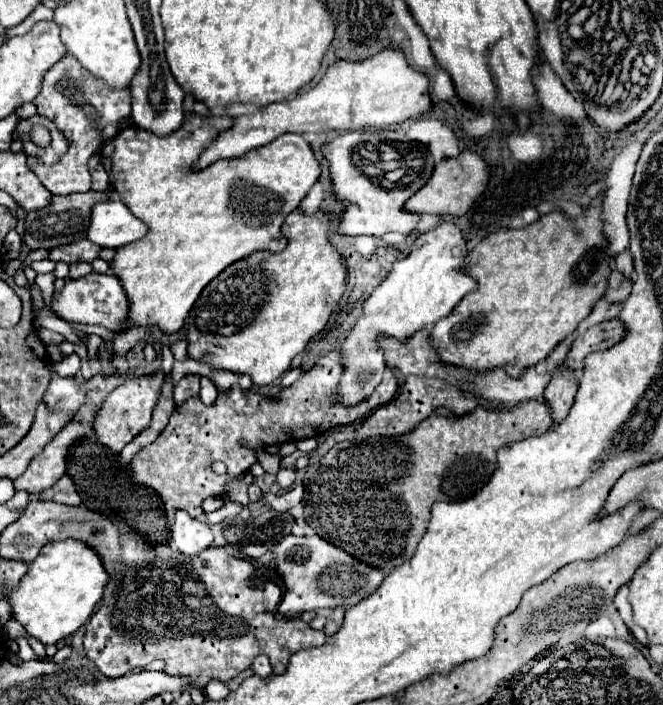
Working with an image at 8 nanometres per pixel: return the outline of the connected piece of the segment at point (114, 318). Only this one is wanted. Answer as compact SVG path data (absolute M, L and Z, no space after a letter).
M90 273L78 281L68 281L60 293L52 299L52 311L64 321L70 323L84 323L84 325L100 325L110 331L120 331L130 323L128 311L130 301L126 297L126 291L116 275L100 275Z

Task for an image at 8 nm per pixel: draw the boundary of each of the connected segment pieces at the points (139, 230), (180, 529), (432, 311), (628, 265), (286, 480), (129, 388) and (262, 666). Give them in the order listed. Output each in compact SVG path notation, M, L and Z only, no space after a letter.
M108 189L110 199L98 203L92 211L88 239L100 247L118 249L146 235L146 223L130 213L130 209L120 201L114 189Z
M178 511L176 523L170 533L170 541L178 547L180 553L194 557L212 545L212 531L206 523L192 519L184 511Z
M446 221L432 231L418 235L412 245L412 253L404 261L394 263L390 275L366 299L362 317L356 321L350 335L340 345L344 353L342 363L346 367L346 373L338 387L342 403L360 403L362 399L370 397L374 387L382 381L384 357L376 343L378 335L406 339L422 327L432 327L436 321L446 317L466 293L478 287L478 283L470 275L462 273L466 257L468 245L460 227L452 221Z
M624 251L624 253L616 255L616 269L618 269L624 277L632 279L634 267L632 267L632 255L630 255L630 251Z
M280 465L279 471L276 475L275 482L282 487L283 490L288 490L295 481L295 471L293 470L286 470Z
M156 371L152 375L144 375L144 377L132 377L126 383L122 383L120 387L116 387L106 401L102 403L102 409L96 415L96 423L94 423L94 431L100 443L104 443L106 447L110 447L114 453L120 453L124 449L126 443L130 443L142 429L146 429L152 421L152 411L158 403L160 397L160 387L164 383L166 375L164 371Z
M258 655L258 657L254 659L254 663L252 663L252 671L254 671L254 675L258 675L258 677L270 677L270 675L272 675L272 667L270 667L268 657L266 657L266 655Z

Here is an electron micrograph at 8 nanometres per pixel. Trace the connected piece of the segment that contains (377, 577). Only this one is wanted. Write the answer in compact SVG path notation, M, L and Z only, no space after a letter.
M286 535L278 547L276 553L276 569L284 579L284 597L280 601L280 615L282 617L298 617L304 611L316 611L322 607L338 607L338 605L356 605L360 599L366 599L372 595L380 583L384 581L386 573L378 567L370 567L352 555L346 555L346 551L334 547L332 543L326 543L322 537L296 537Z

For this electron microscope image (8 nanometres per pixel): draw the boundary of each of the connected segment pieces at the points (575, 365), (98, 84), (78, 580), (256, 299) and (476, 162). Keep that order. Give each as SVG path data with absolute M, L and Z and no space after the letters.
M610 319L604 323L598 323L590 329L586 329L586 333L578 335L570 347L570 353L566 357L568 367L572 367L574 371L582 369L582 359L588 353L594 351L604 351L610 349L614 343L618 343L624 335L624 325L620 319Z
M66 55L60 63L56 63L44 77L42 91L34 99L38 113L52 119L58 129L70 141L68 153L52 167L38 165L36 173L42 185L52 195L70 195L70 193L84 193L90 189L90 173L88 173L88 159L90 155L102 145L102 129L108 123L118 123L120 119L130 115L130 89L114 91L102 79L92 77L72 55Z
M78 539L46 543L40 549L40 555L30 563L30 569L20 579L18 587L8 595L12 603L12 617L44 645L58 643L88 623L108 581L110 575L106 575L102 559L96 555L94 547L90 549Z
M294 209L284 221L284 235L288 237L284 251L278 255L270 251L256 251L254 255L248 255L246 259L226 267L218 279L210 281L186 319L188 357L202 359L216 369L248 373L258 385L276 381L290 367L292 359L306 349L308 341L326 327L332 311L348 287L344 257L328 239L332 231L332 219L334 213L306 215L302 209Z
M466 149L458 157L450 157L450 159L440 161L434 167L430 181L406 201L406 209L416 211L416 213L464 215L472 207L472 203L482 195L488 179L490 179L490 165L476 151Z

